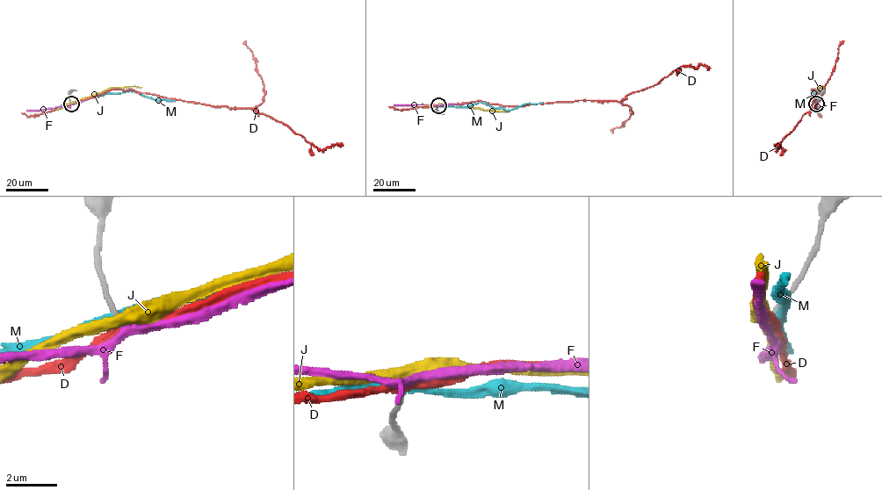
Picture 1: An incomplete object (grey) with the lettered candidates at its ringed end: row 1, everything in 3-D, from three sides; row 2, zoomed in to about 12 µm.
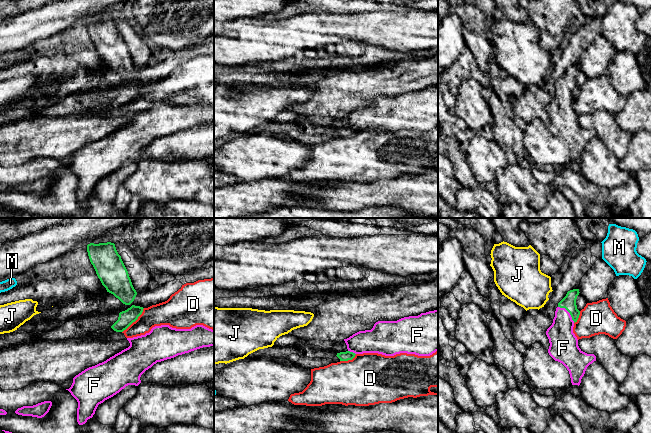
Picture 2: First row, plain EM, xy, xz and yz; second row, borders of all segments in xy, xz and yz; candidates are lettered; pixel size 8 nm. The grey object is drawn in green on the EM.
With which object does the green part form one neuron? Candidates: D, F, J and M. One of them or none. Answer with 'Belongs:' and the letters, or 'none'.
Belongs: F

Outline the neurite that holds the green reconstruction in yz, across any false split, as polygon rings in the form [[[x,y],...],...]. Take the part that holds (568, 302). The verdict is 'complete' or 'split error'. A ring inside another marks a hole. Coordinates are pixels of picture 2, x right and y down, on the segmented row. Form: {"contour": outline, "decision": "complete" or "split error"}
{"contour": [[[579,289],[567,292],[558,303],[553,323],[546,331],[550,343],[549,355],[567,368],[572,385],[578,386],[587,367],[596,361],[594,354],[587,354],[579,348],[578,339],[573,333],[574,323],[580,315],[576,305],[579,293]]], "decision": "split error"}

